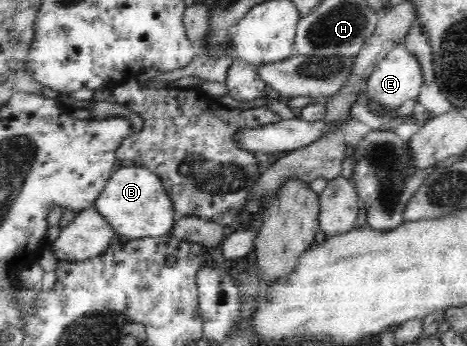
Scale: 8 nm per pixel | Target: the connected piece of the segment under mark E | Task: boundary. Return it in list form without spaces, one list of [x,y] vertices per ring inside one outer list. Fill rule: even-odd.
[[[394,48],[370,73],[367,87],[364,89],[365,99],[371,107],[385,109],[399,108],[404,101],[415,99],[423,84],[423,70],[418,58],[407,48]]]

